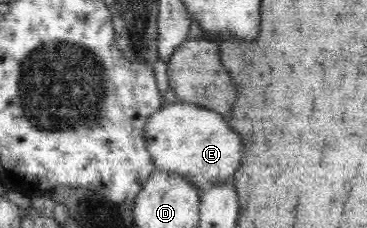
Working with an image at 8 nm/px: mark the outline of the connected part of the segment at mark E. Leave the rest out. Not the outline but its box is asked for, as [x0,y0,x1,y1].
[145,102,243,190]

